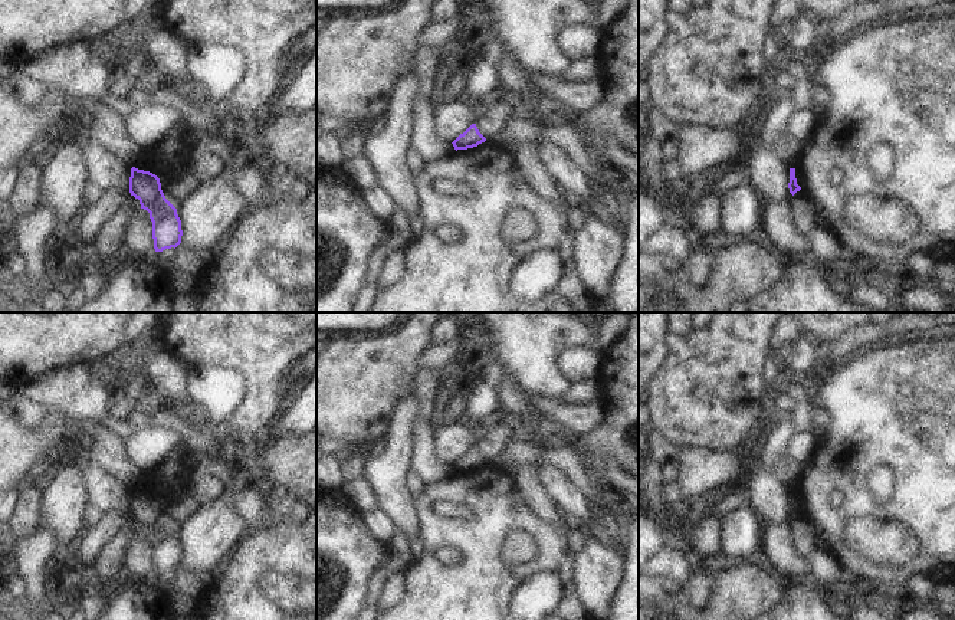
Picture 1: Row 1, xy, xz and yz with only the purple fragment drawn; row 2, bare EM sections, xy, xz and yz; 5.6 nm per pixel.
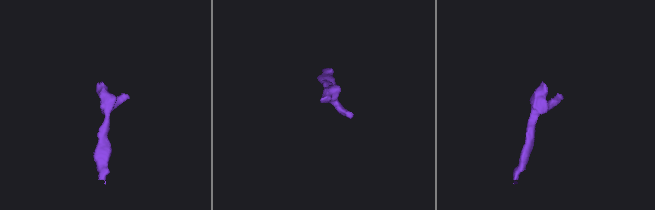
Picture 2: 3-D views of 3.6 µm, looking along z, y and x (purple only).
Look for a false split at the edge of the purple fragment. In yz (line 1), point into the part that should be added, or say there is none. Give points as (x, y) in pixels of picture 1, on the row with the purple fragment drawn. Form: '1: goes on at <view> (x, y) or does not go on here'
1: does not go on here

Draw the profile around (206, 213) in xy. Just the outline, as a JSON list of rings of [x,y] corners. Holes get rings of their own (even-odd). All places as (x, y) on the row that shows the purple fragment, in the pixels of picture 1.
[[[232,160],[213,180],[198,183],[177,207],[181,220],[181,246],[196,252],[209,250],[220,236],[239,222],[247,199],[232,184]]]

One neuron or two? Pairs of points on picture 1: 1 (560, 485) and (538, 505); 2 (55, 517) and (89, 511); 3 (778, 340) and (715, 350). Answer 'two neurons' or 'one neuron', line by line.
1: two neurons
2: two neurons
3: two neurons

